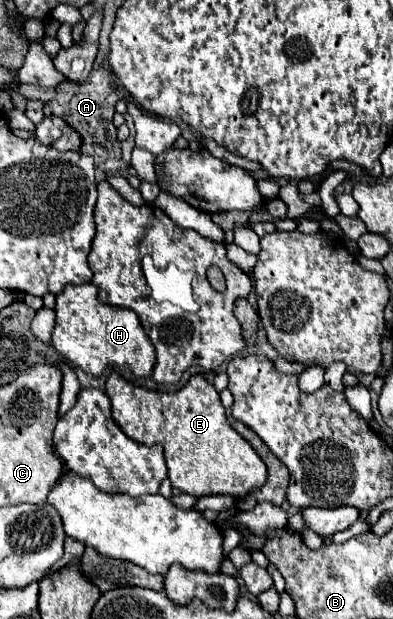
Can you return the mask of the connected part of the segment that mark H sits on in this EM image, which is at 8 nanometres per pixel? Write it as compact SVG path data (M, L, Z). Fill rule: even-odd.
M94 284L66 286L56 296L56 326L52 332L52 346L74 366L86 374L100 376L106 368L120 364L136 378L152 376L156 364L156 350L148 334L140 326L138 316L132 310L102 304L98 300L98 288Z

